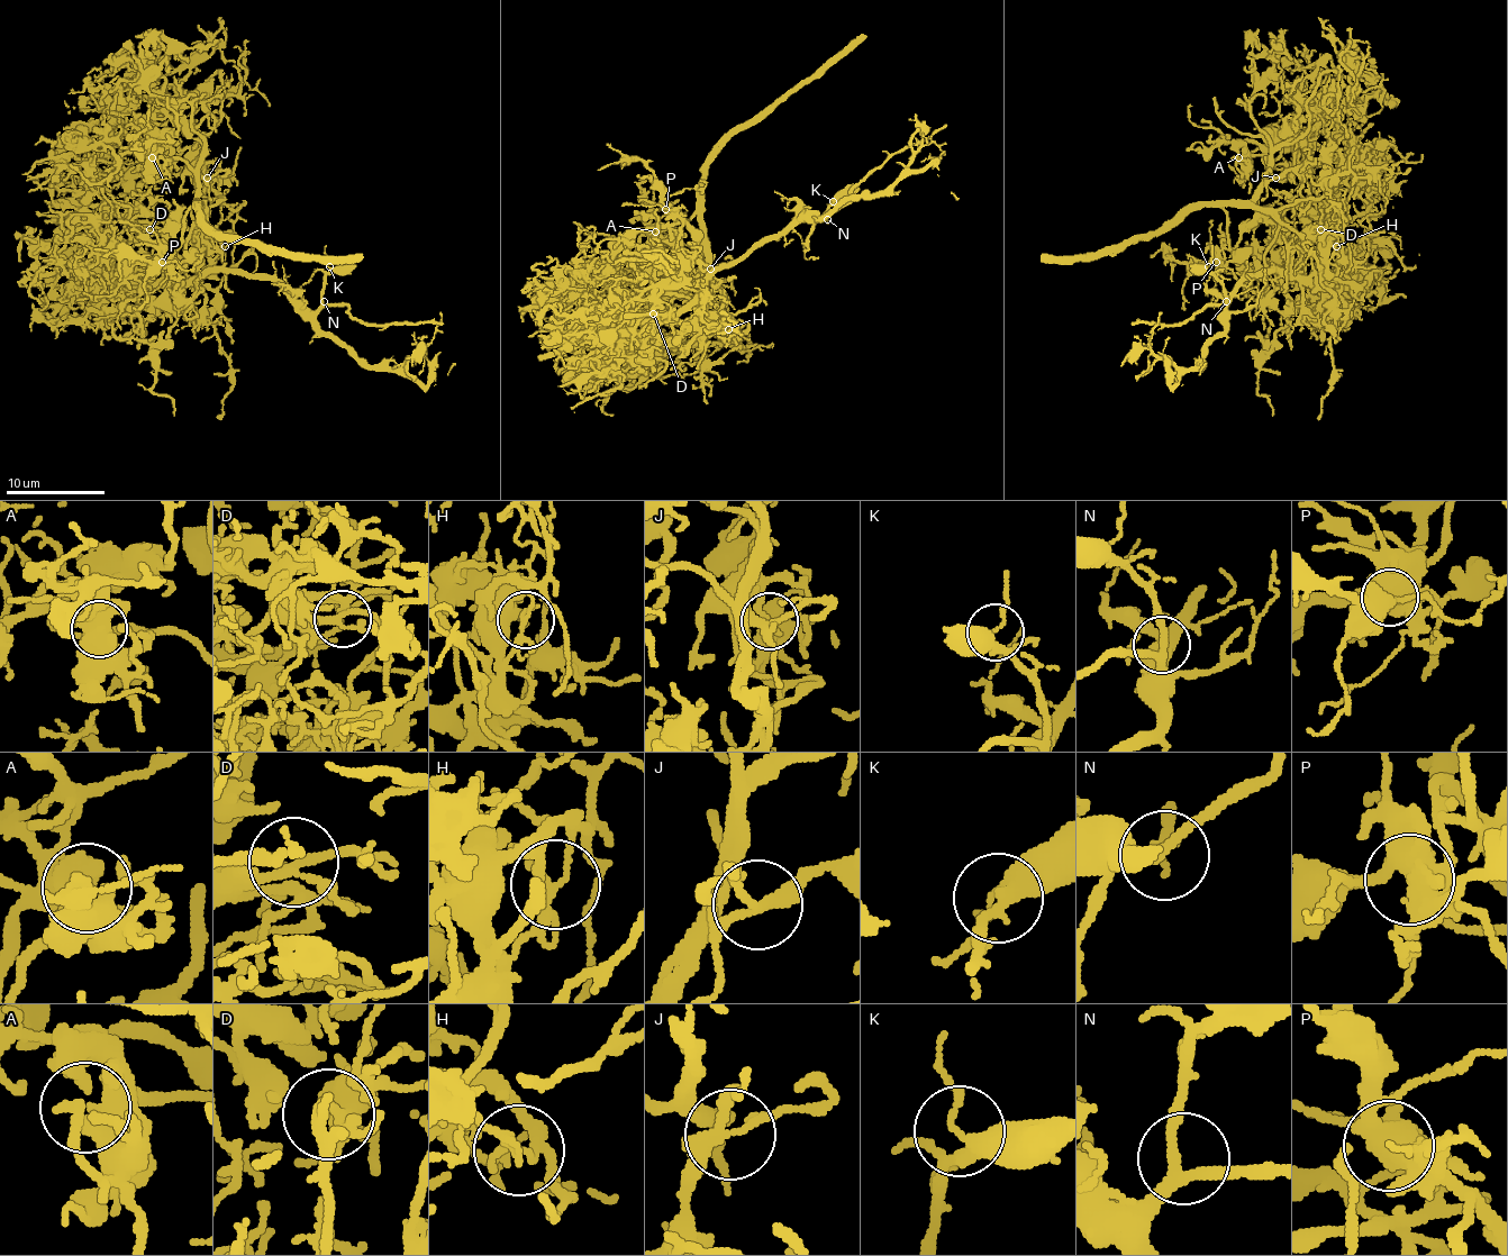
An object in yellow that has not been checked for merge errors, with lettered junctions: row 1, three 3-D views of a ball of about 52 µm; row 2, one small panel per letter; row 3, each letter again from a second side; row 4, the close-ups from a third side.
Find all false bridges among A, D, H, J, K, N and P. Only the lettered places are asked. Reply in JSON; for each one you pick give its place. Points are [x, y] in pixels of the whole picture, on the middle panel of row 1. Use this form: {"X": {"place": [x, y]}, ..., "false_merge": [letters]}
{"H": {"place": [728, 329]}, "false_merge": ["H"]}

